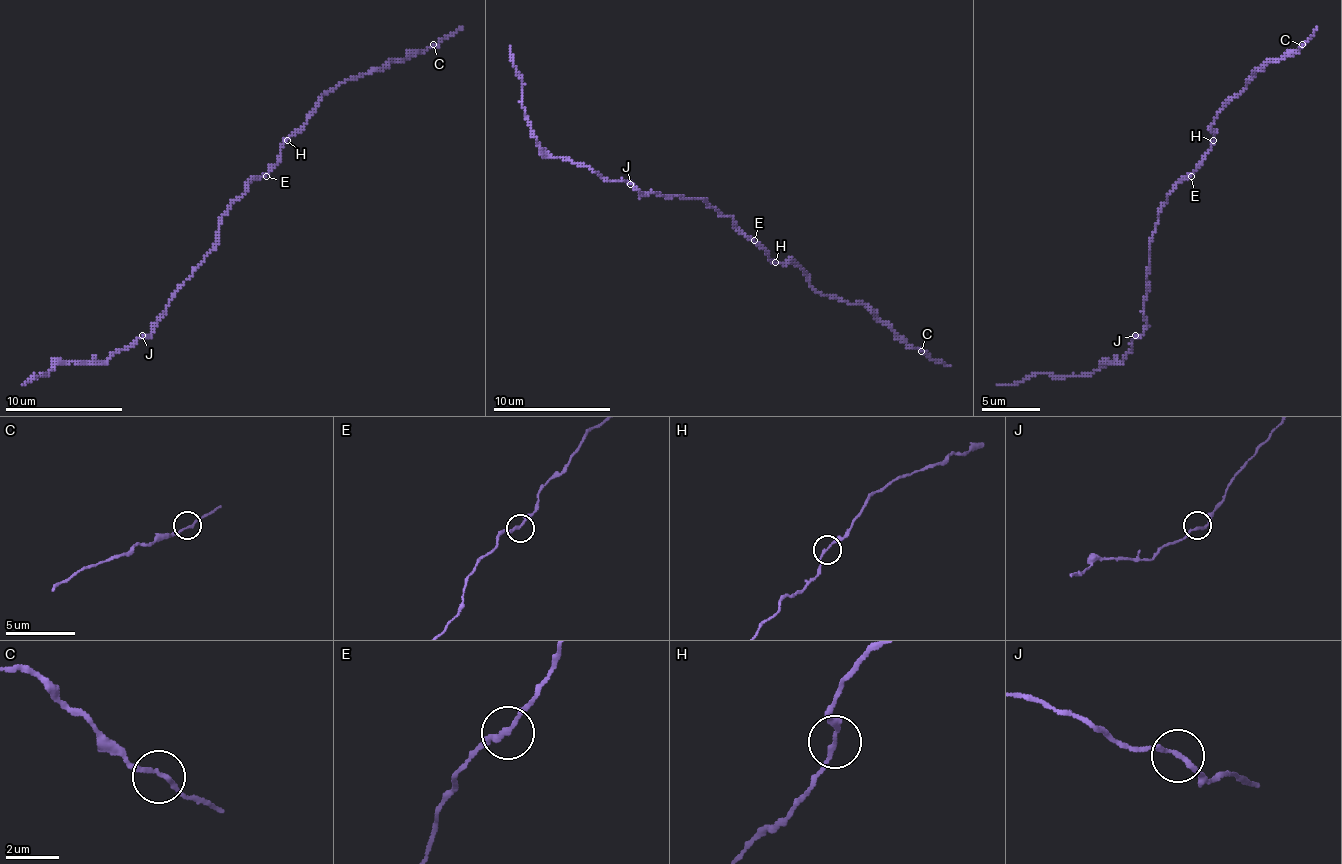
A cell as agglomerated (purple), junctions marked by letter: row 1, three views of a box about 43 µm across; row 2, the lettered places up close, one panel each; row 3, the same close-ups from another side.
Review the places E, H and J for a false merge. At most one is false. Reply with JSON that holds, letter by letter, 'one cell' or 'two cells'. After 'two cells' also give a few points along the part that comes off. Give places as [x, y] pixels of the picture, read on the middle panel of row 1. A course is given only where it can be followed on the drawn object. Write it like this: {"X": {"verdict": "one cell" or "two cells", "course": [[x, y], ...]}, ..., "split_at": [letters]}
{"E": {"verdict": "one cell"}, "H": {"verdict": "one cell"}, "J": {"verdict": "one cell"}, "split_at": []}

